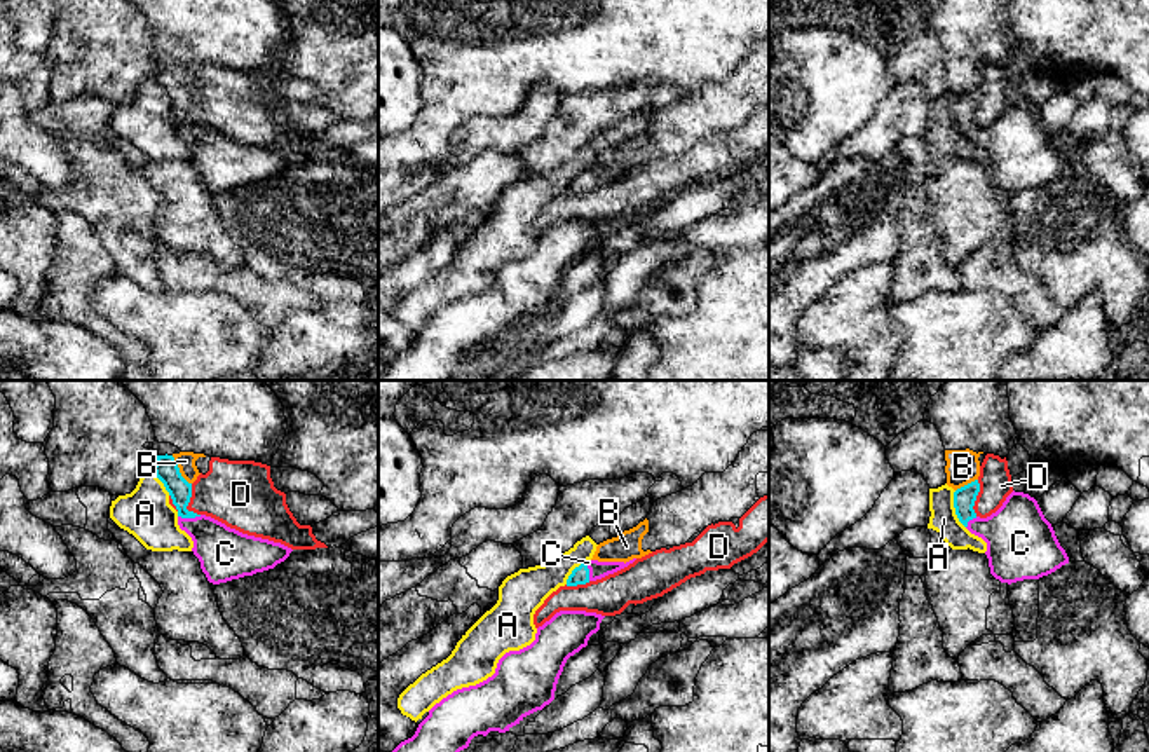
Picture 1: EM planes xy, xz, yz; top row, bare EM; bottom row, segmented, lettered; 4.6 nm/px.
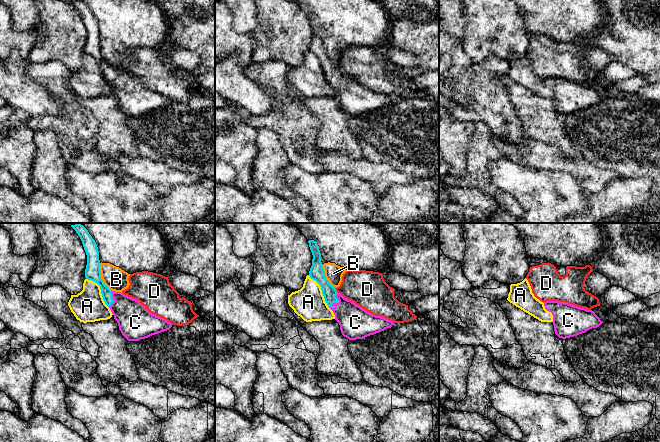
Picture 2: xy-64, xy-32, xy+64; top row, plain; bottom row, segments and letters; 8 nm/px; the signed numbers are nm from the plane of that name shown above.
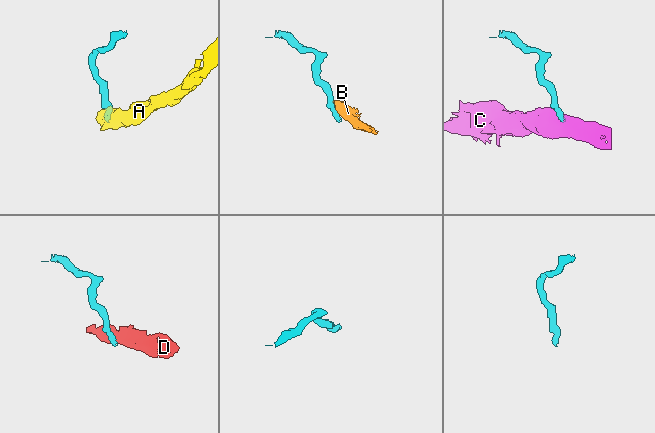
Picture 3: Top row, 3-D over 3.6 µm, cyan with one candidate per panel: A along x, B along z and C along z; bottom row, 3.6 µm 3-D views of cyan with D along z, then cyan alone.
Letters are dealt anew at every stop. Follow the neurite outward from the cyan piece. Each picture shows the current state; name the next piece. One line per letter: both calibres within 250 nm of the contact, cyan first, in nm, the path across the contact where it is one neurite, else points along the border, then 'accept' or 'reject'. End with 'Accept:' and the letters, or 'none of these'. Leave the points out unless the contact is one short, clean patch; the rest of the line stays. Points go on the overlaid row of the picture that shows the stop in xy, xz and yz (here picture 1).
A: 100 nm thick on the cyan side, 120 nm on the other; border along yz (954, 491), (954, 513), (965, 527); reject
B: 110 nm thick on the cyan side, 80 nm on the other; border along xy (171, 456), (178, 471), (190, 484); reject
C: 110 nm thick on the cyan side, 240 nm on the other; runs through xy (166, 468), (189, 517), (225, 553); accept
D: 110 nm thick on the cyan side, 320 nm on the other; border along xy (192, 484), (187, 508), (199, 515); reject
Accept: C

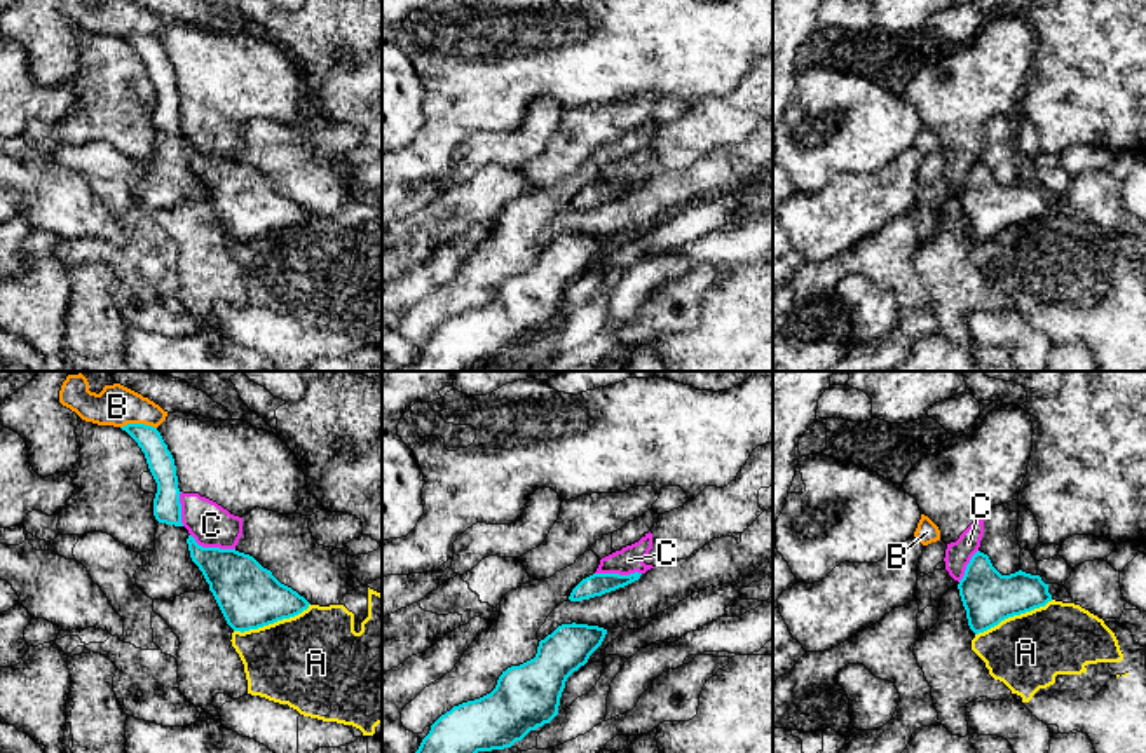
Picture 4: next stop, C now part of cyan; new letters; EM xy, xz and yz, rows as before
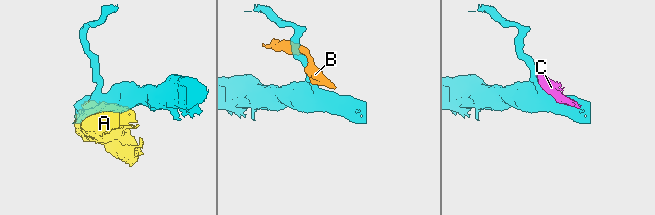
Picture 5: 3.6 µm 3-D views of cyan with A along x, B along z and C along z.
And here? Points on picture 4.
A: 300 nm thick on the cyan side, 440 nm on the other; reject
B: 120 nm thick on the cyan side, 190 nm on the other; reject
C: 280 nm thick on the cyan side, 200 nm on the other; reject
Accept: none of these

